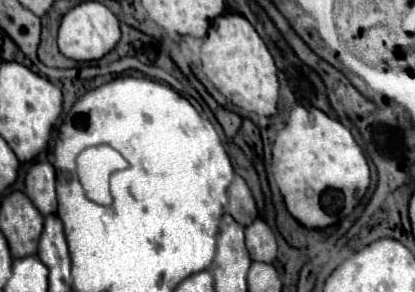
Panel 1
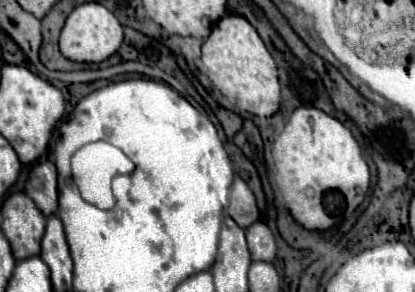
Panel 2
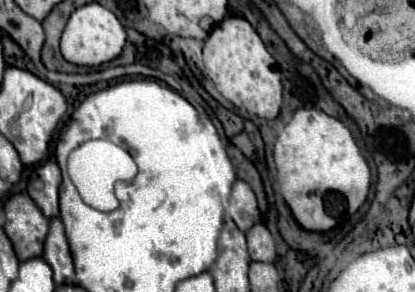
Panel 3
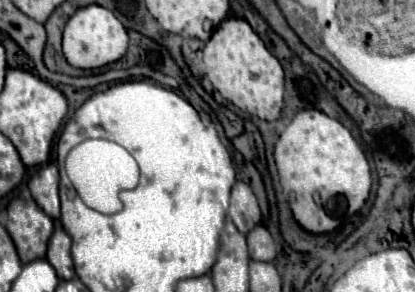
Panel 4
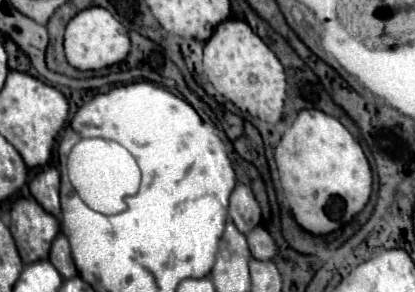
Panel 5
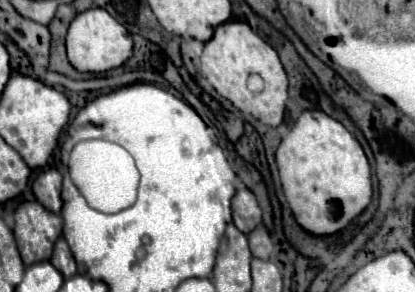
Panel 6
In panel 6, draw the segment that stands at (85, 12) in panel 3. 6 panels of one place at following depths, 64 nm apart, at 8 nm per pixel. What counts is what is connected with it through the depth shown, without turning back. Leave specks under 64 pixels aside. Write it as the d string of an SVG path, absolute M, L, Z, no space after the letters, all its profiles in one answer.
M90 8L72 20L66 36L66 50L68 60L76 70L106 72L122 66L132 56L132 38L128 30L122 24L118 24L106 10Z

